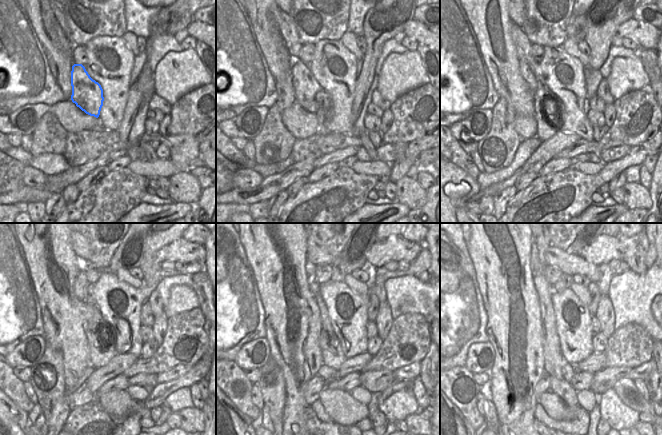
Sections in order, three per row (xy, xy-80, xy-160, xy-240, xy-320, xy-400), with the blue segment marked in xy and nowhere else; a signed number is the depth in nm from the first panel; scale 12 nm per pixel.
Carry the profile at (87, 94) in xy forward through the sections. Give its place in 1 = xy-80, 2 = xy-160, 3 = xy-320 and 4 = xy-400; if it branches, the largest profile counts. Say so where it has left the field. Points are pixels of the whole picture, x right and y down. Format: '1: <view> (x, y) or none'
1: xy-80 (306, 87)
2: xy-160 (527, 74)
3: xy-320 (310, 268)
4: xy-400 (536, 267)

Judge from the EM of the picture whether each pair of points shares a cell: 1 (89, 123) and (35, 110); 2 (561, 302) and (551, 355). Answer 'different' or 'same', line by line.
1: same
2: different

